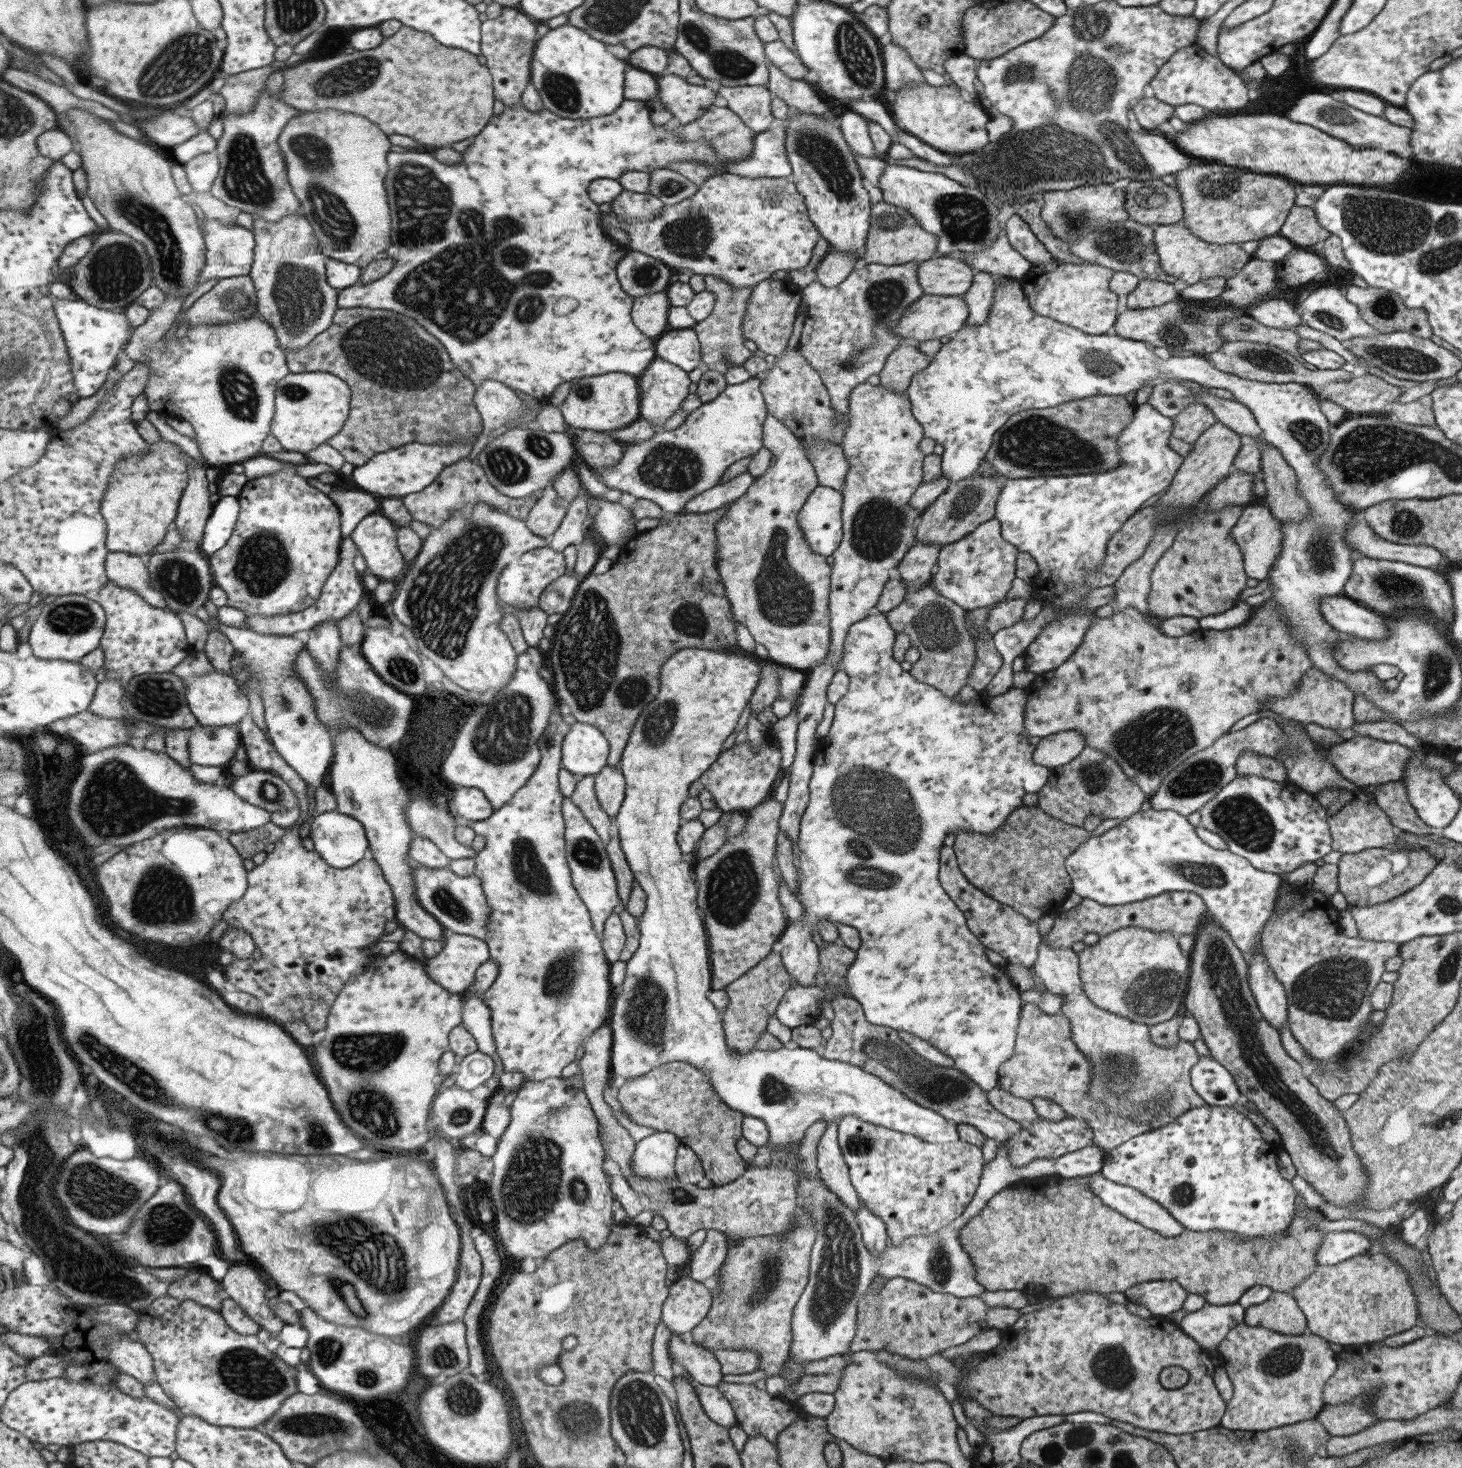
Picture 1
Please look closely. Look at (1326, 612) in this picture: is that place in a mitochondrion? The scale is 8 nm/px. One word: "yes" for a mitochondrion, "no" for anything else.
no

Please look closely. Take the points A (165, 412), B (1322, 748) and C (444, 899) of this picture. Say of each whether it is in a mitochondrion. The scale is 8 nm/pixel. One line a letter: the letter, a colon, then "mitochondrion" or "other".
A: other
B: other
C: mitochondrion

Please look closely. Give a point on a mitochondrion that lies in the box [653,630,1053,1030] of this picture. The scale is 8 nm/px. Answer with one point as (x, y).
(875, 809)

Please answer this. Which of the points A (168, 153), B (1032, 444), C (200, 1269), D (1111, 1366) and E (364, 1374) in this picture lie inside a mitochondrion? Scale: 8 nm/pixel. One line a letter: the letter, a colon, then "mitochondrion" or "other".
A: other
B: mitochondrion
C: other
D: mitochondrion
E: mitochondrion

